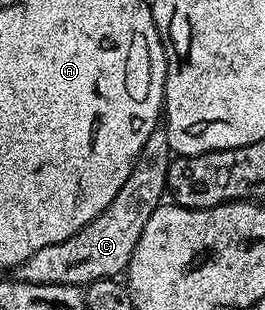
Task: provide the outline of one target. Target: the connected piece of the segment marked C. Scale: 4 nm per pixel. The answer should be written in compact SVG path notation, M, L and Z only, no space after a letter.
M157 127L150 139L146 139L146 147L142 147L130 171L130 179L122 183L122 191L114 195L110 207L106 207L106 211L86 223L86 227L70 235L70 239L62 239L62 243L42 247L42 251L34 251L34 255L30 255L30 259L26 259L24 264L19 266L19 280L36 284L74 284L87 287L96 281L121 276L133 257L142 228L165 200L168 169L173 160L174 154L168 142L168 134L163 128Z

